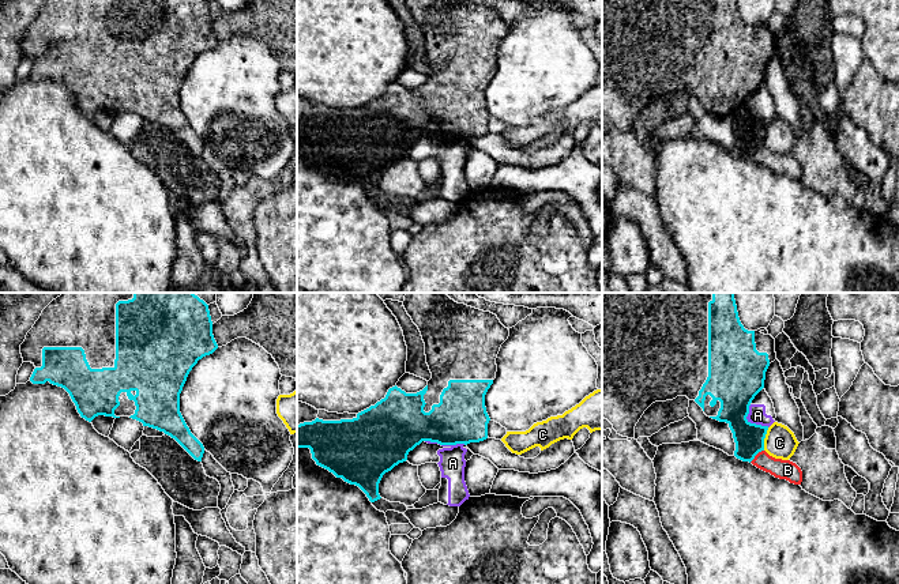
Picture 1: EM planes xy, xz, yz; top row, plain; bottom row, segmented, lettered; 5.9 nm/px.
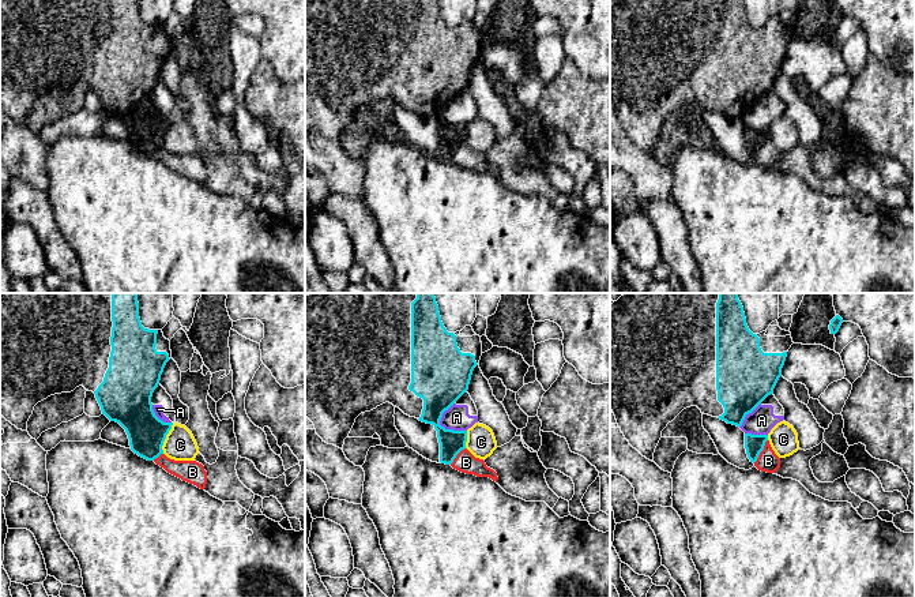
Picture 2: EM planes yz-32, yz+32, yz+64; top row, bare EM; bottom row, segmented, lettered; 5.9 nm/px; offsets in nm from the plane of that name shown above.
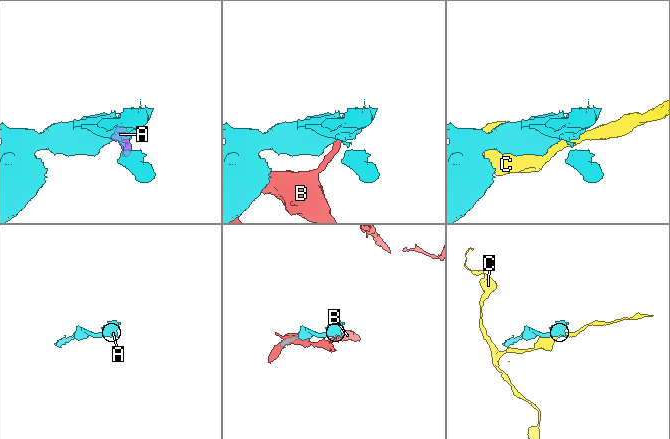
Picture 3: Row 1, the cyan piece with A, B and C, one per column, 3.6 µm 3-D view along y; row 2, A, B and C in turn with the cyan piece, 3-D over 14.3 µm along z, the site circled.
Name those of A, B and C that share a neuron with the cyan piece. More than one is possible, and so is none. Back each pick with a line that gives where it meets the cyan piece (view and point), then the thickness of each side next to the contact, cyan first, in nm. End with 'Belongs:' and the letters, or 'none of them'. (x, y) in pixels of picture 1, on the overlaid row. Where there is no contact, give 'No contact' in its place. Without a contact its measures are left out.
A: Touches cyan at xz (446, 444). Thickness 320 nm (cyan) against 150 nm
Belongs: A

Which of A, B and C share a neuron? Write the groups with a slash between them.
A / B / C

